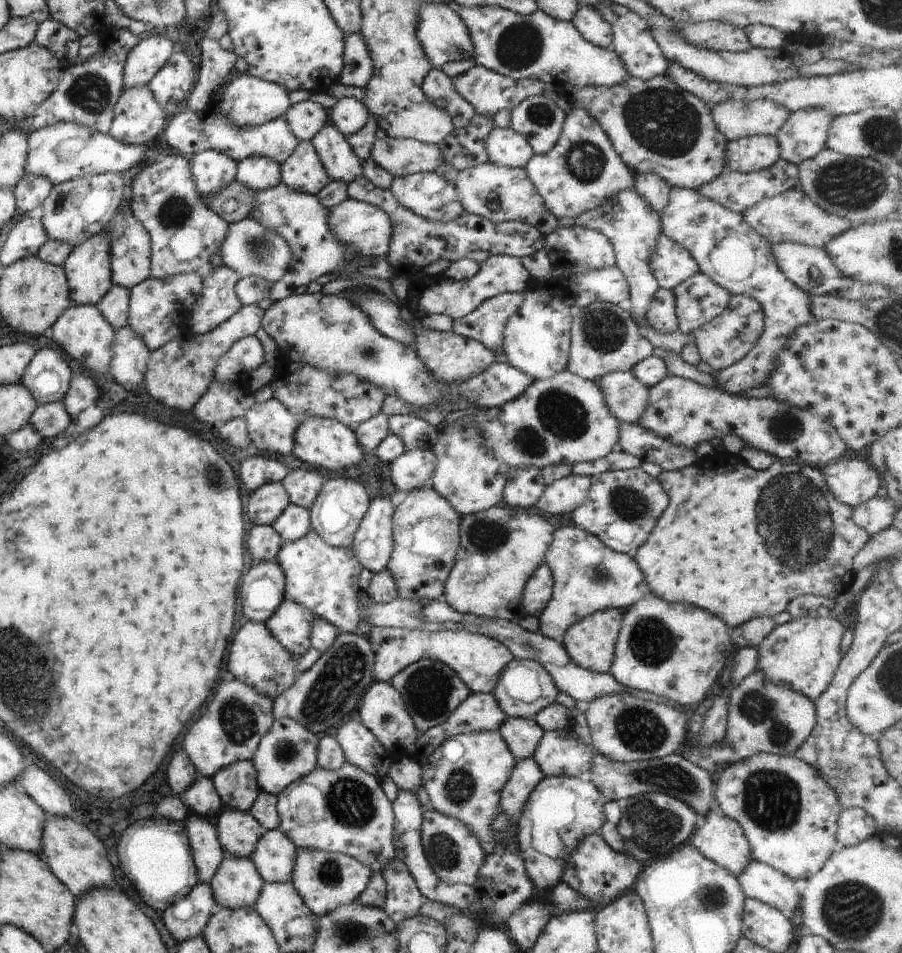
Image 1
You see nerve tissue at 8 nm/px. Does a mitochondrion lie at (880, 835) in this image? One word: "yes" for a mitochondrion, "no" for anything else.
no

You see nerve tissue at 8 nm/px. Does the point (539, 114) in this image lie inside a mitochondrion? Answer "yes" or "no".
yes

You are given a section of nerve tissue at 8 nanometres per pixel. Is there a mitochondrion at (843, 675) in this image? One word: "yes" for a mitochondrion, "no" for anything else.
no

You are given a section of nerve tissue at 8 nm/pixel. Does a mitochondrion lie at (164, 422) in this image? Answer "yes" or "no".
no

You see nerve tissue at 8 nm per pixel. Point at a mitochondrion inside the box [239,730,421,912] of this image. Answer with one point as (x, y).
(351, 804)

